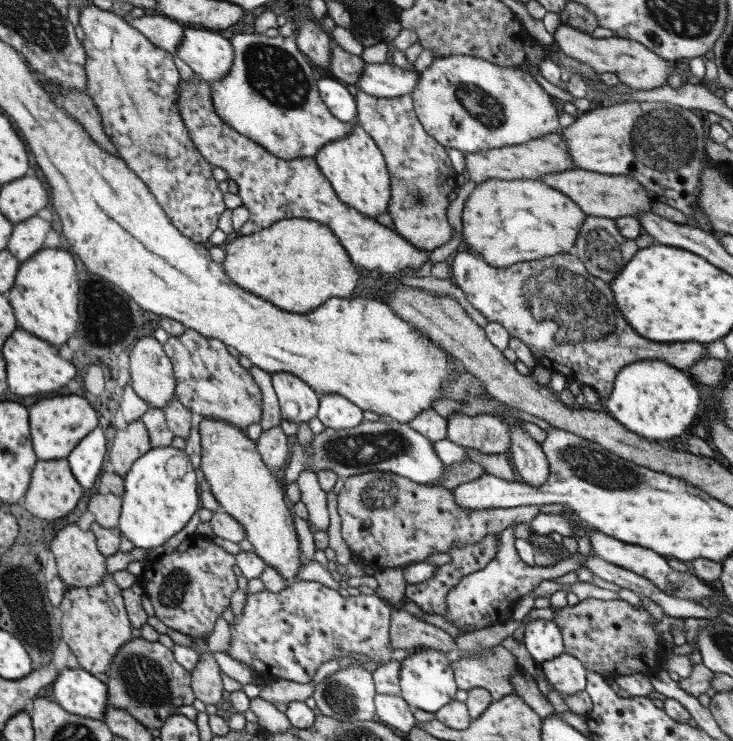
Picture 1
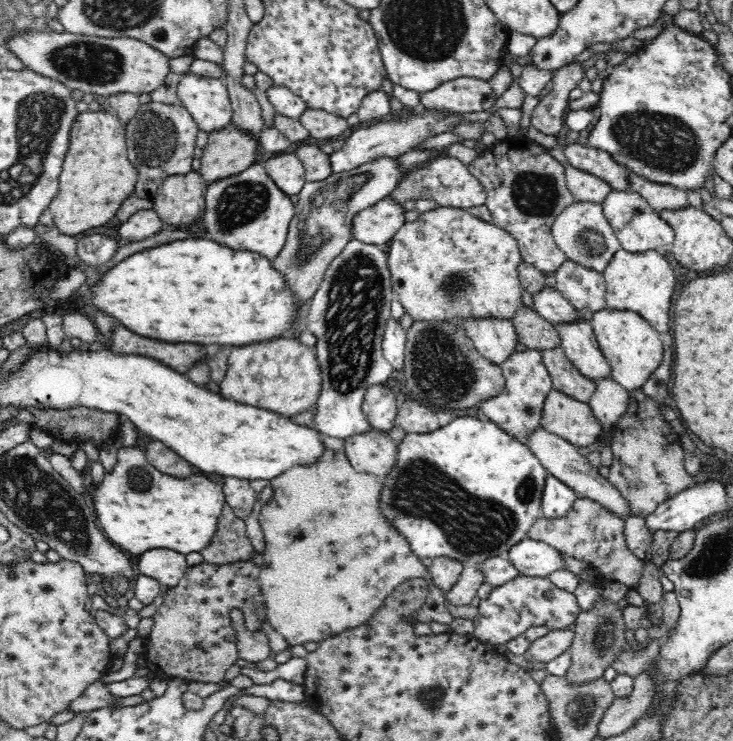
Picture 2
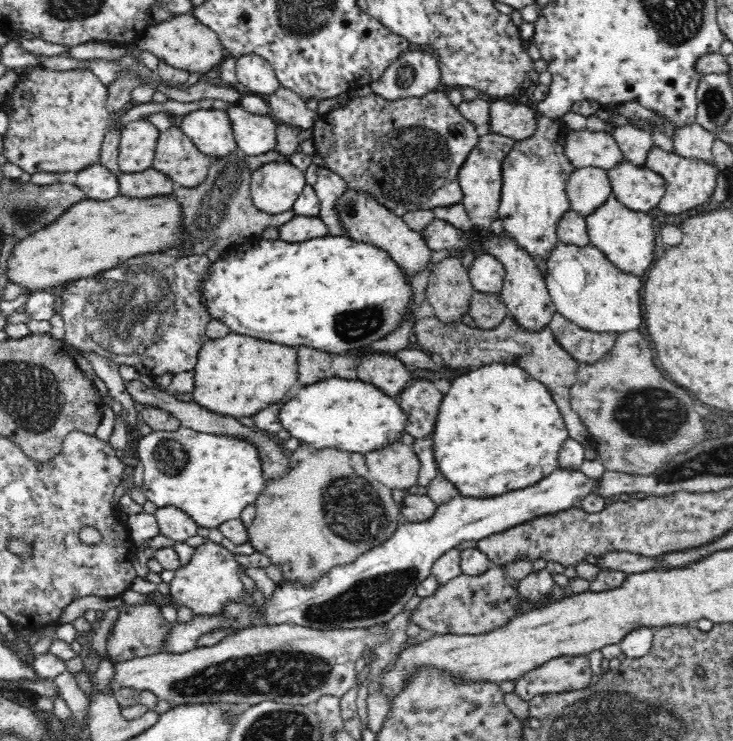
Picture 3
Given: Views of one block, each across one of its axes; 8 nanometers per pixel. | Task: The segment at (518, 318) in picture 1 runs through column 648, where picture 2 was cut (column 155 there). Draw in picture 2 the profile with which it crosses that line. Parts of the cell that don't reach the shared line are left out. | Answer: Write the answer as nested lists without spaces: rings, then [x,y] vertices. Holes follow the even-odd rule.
[[[116,326],[110,350],[120,354],[140,354],[148,358],[156,358],[162,364],[184,374],[193,367],[200,358],[204,358],[206,348],[196,344],[168,344],[152,338],[140,338],[124,326]]]

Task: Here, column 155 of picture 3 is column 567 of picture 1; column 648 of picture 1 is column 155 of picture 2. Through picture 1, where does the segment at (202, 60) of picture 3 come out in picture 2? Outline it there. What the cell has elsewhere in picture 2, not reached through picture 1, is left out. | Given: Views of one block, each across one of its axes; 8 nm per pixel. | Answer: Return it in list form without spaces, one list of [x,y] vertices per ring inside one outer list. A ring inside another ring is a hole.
[[[21,30],[5,45],[6,49],[20,58],[24,68],[58,80],[72,91],[82,90],[94,95],[108,96],[125,92],[150,94],[164,84],[170,73],[170,59],[166,55],[134,38],[101,38],[67,31],[57,34],[53,31],[38,33],[38,30]]]

